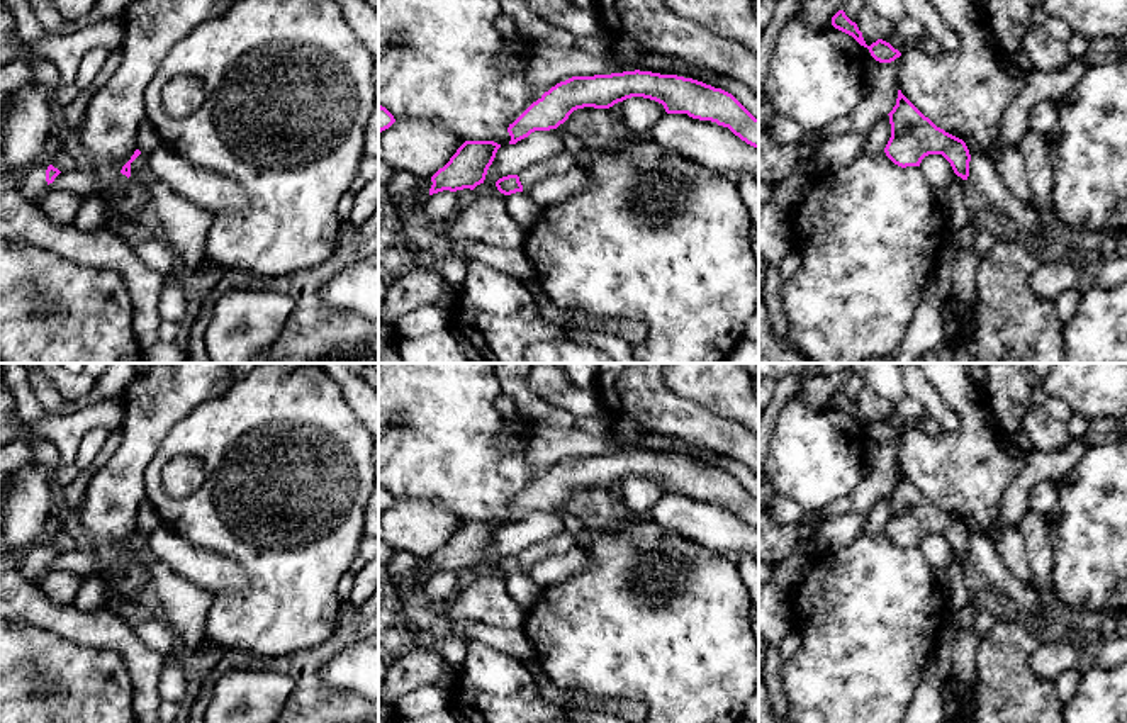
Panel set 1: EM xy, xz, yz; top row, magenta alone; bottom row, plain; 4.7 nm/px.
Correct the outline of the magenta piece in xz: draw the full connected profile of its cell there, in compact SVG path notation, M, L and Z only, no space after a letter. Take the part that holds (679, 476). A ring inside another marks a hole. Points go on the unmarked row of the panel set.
M640 450L572 457L557 463L509 504L509 524L535 511L557 509L577 489L609 489L631 477L655 480L667 494L687 494L692 499L716 502L759 530L759 499L732 474L692 458Z

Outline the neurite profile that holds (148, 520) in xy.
M148 499L143 501L136 523L137 523L137 530L144 535L149 535L156 528L161 526L161 518L160 518L156 507Z

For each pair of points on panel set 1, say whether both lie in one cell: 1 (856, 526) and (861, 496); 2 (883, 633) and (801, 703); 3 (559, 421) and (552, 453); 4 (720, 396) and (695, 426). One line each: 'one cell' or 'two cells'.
1: two cells
2: one cell
3: two cells
4: two cells

